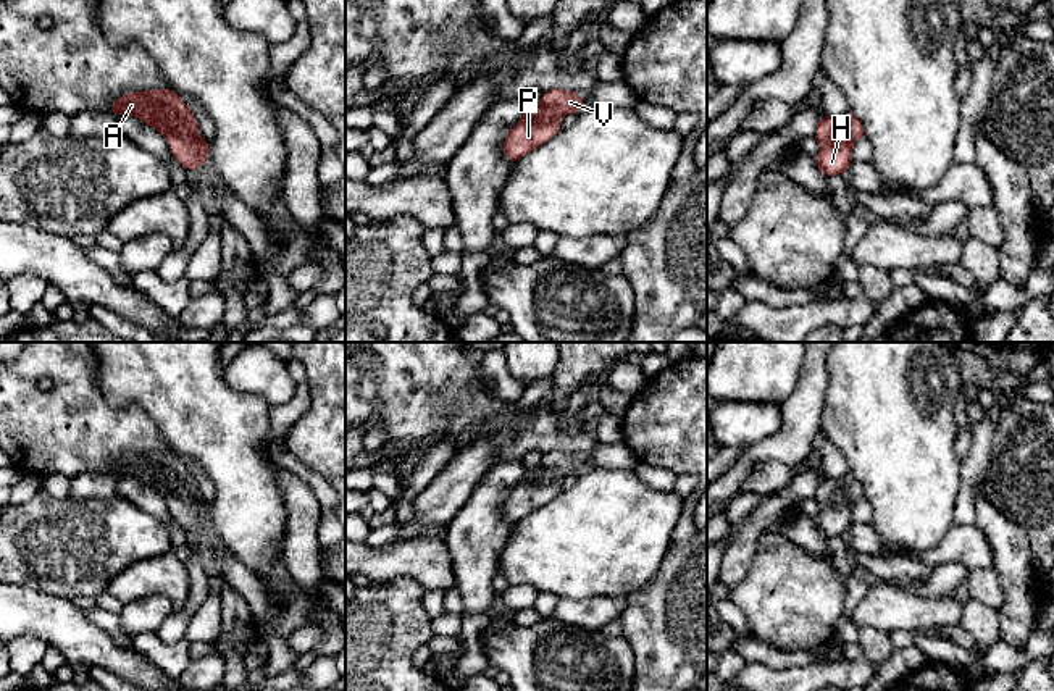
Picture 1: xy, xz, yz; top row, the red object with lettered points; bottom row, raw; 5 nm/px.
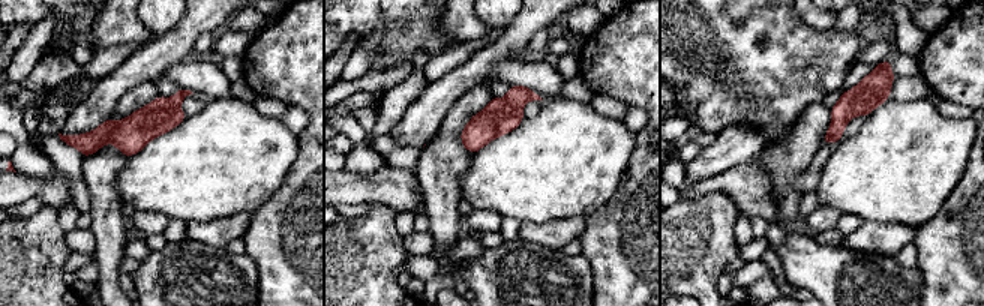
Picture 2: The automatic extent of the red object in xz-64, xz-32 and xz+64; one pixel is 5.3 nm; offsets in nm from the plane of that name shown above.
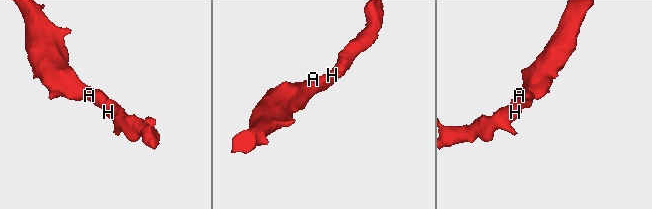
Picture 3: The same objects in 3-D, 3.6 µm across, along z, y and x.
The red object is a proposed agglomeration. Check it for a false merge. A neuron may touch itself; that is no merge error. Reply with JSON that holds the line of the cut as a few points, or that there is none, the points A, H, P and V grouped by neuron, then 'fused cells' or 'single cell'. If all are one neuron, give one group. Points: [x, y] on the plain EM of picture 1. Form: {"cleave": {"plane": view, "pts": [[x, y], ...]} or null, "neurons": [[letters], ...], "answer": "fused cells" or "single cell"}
{"cleave": null, "neurons": [["A", "H", "P", "V"]], "answer": "single cell"}

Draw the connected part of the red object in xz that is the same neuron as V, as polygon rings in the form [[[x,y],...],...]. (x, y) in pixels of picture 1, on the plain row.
[[[563,450],[544,452],[537,468],[526,470],[525,478],[507,496],[502,512],[510,525],[550,502],[562,489],[560,481],[579,475],[584,468],[579,455]]]

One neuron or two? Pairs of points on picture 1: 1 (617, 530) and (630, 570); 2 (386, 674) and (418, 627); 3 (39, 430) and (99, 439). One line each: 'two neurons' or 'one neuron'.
1: one neuron
2: one neuron
3: one neuron

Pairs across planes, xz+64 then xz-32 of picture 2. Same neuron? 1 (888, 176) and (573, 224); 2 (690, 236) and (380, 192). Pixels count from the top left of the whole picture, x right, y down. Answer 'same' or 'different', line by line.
1: different
2: different

